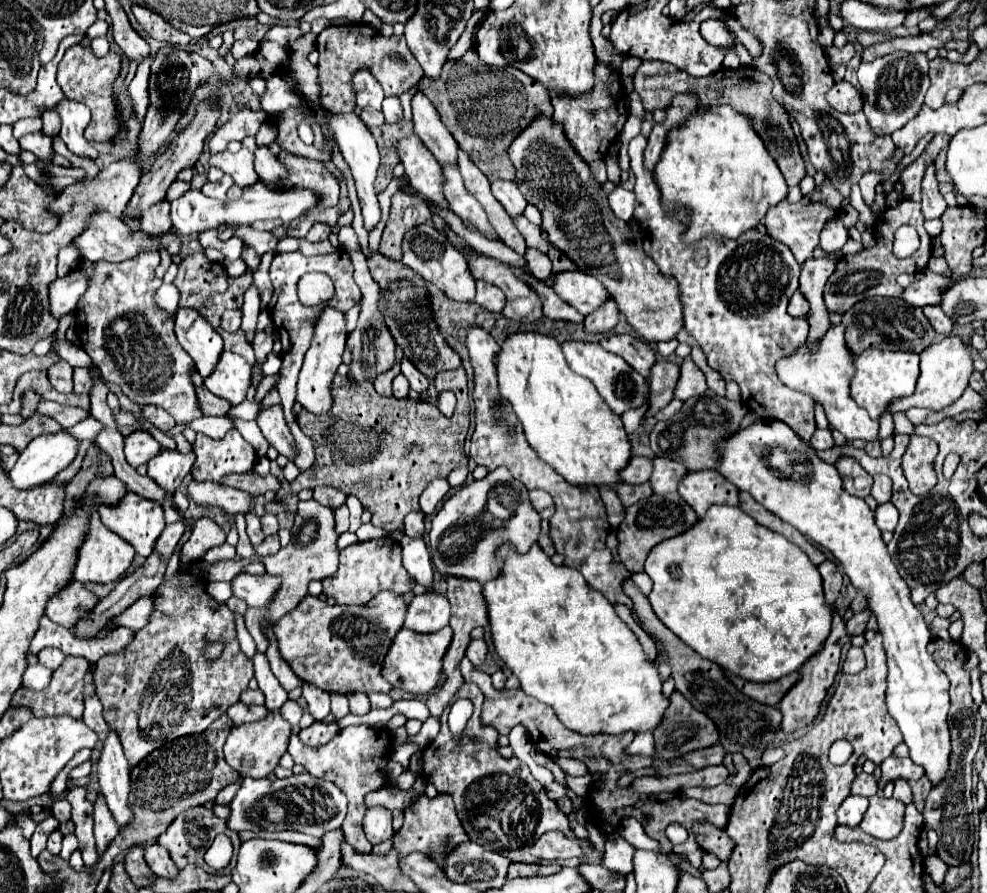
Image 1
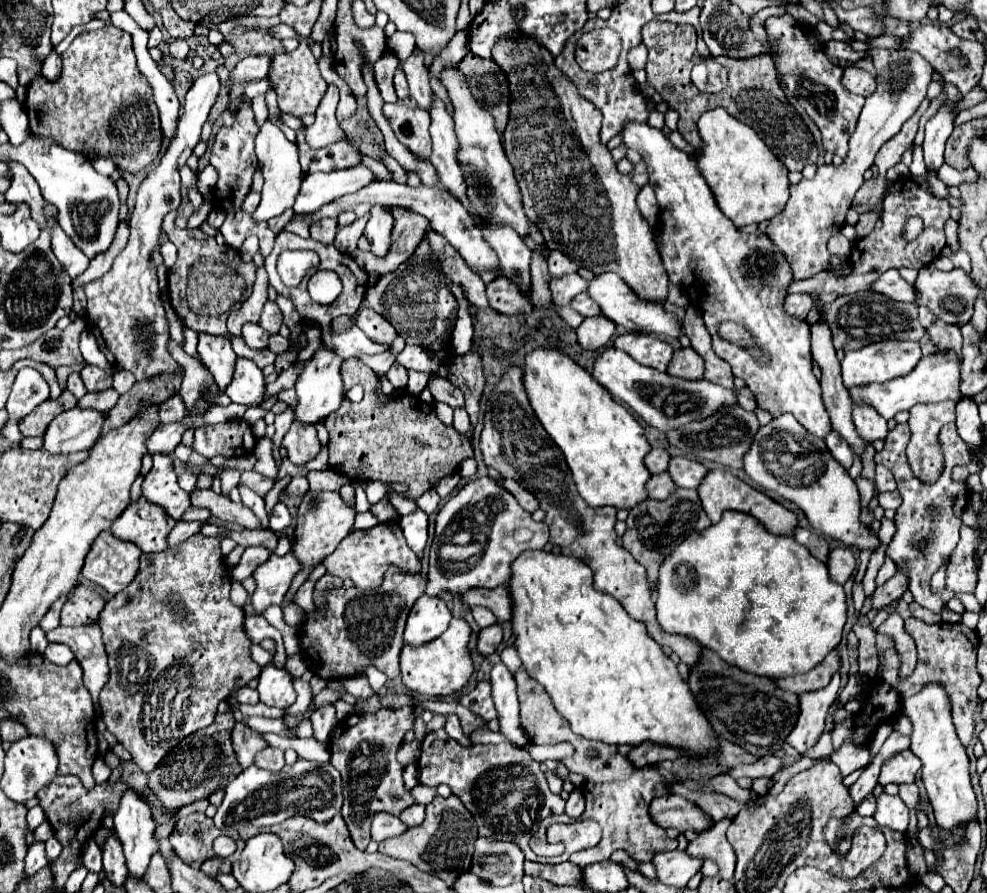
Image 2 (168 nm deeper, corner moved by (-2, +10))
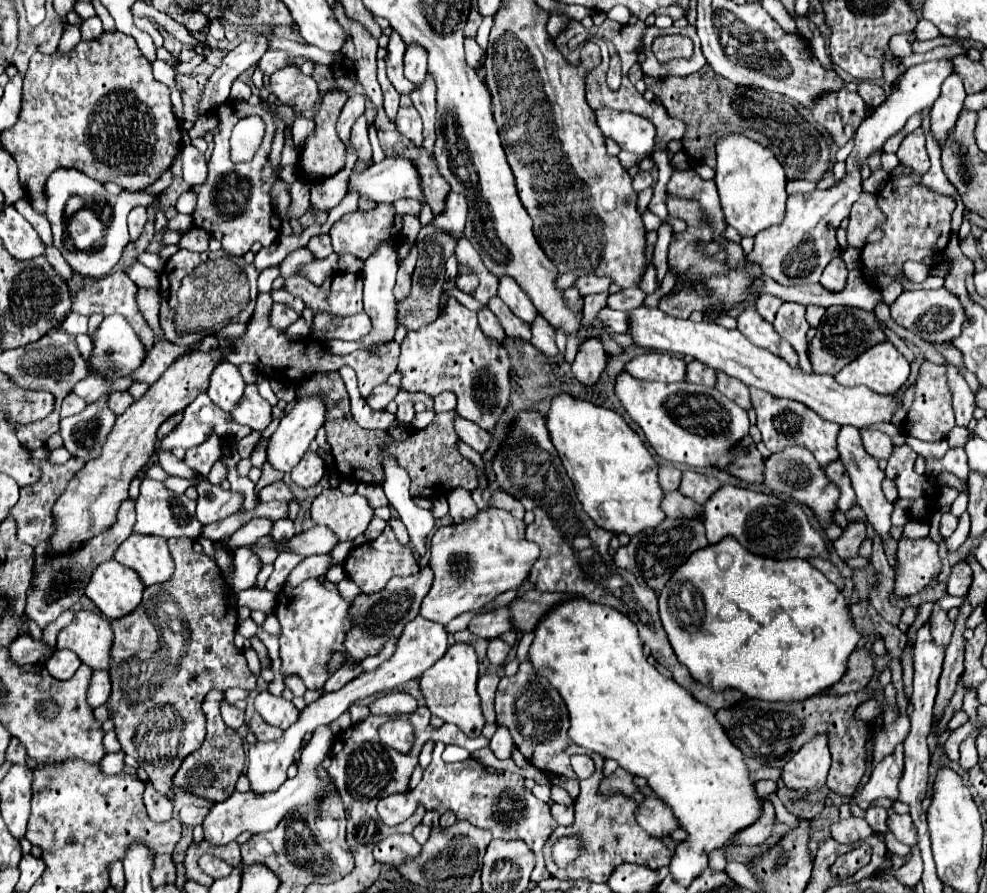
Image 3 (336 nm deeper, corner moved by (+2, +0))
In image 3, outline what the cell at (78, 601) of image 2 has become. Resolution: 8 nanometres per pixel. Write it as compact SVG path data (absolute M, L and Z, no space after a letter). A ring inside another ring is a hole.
M78 610L74 620L56 636L58 648L70 648L90 668L108 670L112 646L110 622L90 610Z

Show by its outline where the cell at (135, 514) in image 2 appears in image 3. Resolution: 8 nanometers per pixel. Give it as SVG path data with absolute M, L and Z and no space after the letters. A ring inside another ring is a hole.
M130 534L114 552L114 560L134 568L146 586L166 582L174 572L174 562L164 538Z

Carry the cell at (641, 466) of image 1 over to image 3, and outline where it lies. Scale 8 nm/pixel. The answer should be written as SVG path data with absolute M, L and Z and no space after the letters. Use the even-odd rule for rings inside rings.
M662 464L662 466L658 468L658 484L662 486L664 492L676 490L678 484L680 484L680 478L682 478L682 472L680 472L680 468L676 468L676 466L666 466L666 464Z

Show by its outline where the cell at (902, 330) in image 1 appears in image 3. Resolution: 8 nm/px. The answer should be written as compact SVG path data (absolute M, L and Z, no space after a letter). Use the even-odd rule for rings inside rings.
M832 306L826 310L824 318L820 320L816 328L816 336L810 344L810 362L816 374L830 374L836 376L836 372L850 364L854 358L858 358L862 352L866 352L870 346L886 342L886 332L880 326L880 320L874 312L862 310L862 308L846 308L846 306Z

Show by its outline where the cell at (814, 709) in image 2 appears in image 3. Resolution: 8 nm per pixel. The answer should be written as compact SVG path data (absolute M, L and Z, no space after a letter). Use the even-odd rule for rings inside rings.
M814 736L806 742L782 768L782 780L788 788L814 792L826 784L826 774L830 770L830 750L826 736Z

